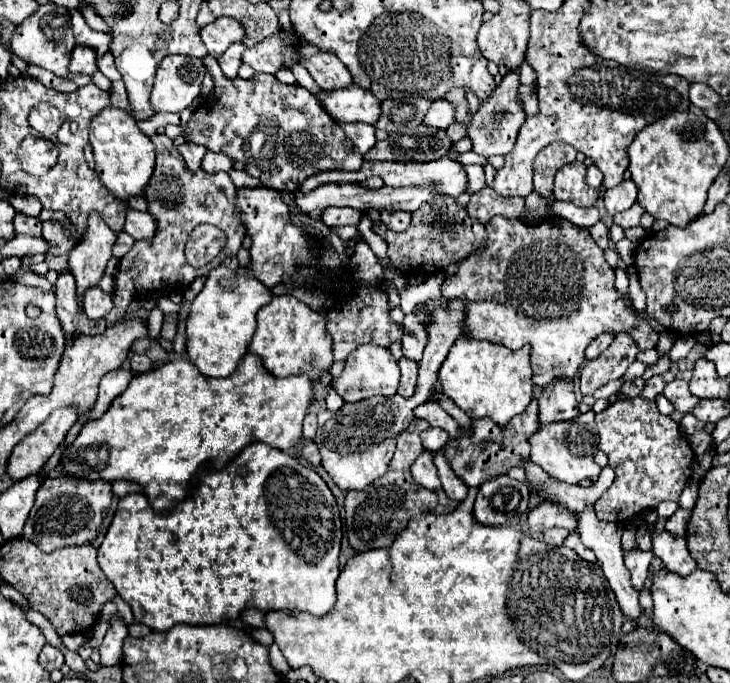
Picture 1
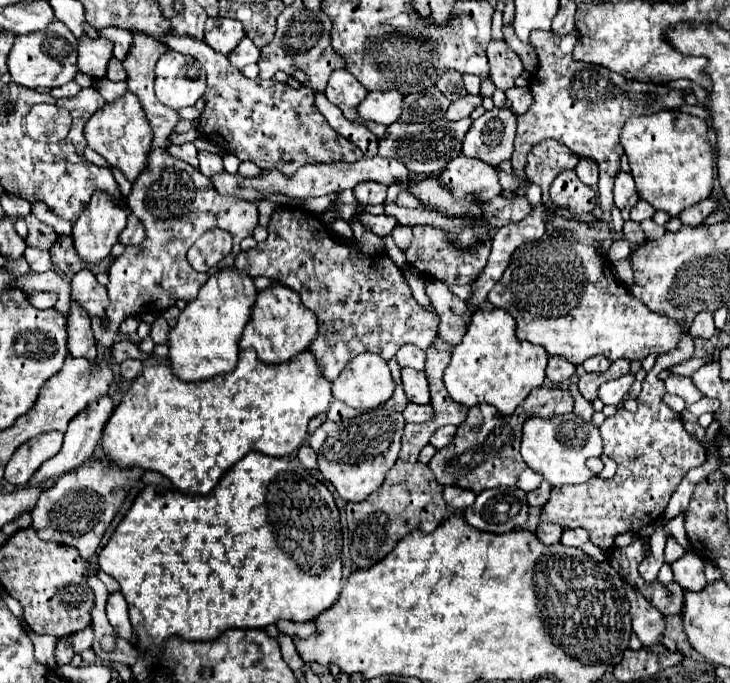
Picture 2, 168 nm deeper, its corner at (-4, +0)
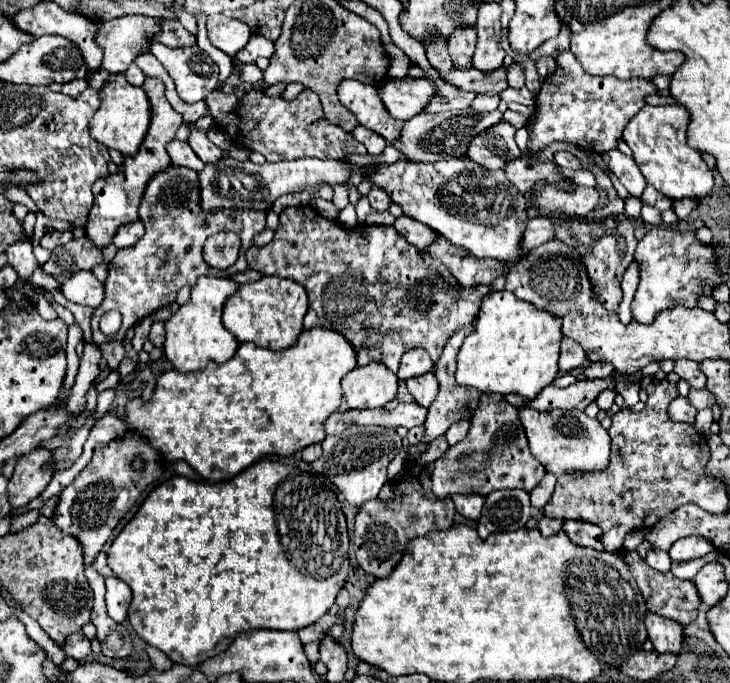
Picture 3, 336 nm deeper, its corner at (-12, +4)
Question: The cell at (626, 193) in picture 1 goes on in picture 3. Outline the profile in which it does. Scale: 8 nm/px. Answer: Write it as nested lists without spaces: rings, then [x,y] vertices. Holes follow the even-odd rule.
[[[608,150],[608,154],[602,154],[606,166],[620,178],[620,182],[626,186],[626,190],[640,198],[644,188],[646,188],[646,180],[638,168],[638,164],[634,162],[632,156],[624,156],[620,150]]]

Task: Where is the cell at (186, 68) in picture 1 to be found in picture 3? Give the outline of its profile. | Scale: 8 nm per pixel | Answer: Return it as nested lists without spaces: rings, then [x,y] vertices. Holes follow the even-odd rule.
[[[154,42],[150,52],[162,62],[184,102],[198,102],[218,86],[218,64],[198,46],[168,48]]]

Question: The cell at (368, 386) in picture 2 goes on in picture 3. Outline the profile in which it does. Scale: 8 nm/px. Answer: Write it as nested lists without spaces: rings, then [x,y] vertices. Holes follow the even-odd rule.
[[[380,362],[358,366],[342,378],[344,400],[350,408],[382,408],[396,398],[398,378]]]

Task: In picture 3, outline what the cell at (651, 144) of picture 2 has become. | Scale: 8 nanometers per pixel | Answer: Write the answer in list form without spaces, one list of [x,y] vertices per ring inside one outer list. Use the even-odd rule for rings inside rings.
[[[678,104],[644,106],[632,118],[632,122],[628,122],[622,134],[646,182],[672,200],[700,198],[700,196],[706,196],[714,188],[712,170],[704,164],[700,152],[692,150],[686,144],[688,122],[690,122],[690,114],[684,106],[678,106]]]

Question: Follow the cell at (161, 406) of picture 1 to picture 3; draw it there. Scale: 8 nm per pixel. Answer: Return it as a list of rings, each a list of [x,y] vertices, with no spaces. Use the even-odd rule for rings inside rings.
[[[316,326],[302,330],[296,346],[282,352],[264,350],[256,344],[240,344],[232,360],[224,364],[208,362],[206,368],[190,374],[170,370],[158,378],[152,398],[146,404],[140,396],[126,404],[124,420],[132,432],[138,432],[150,446],[156,446],[168,462],[186,460],[206,482],[222,482],[268,454],[290,456],[310,444],[320,444],[326,438],[324,422],[338,410],[342,400],[340,380],[354,366],[354,346],[342,334],[336,334],[336,330]]]

